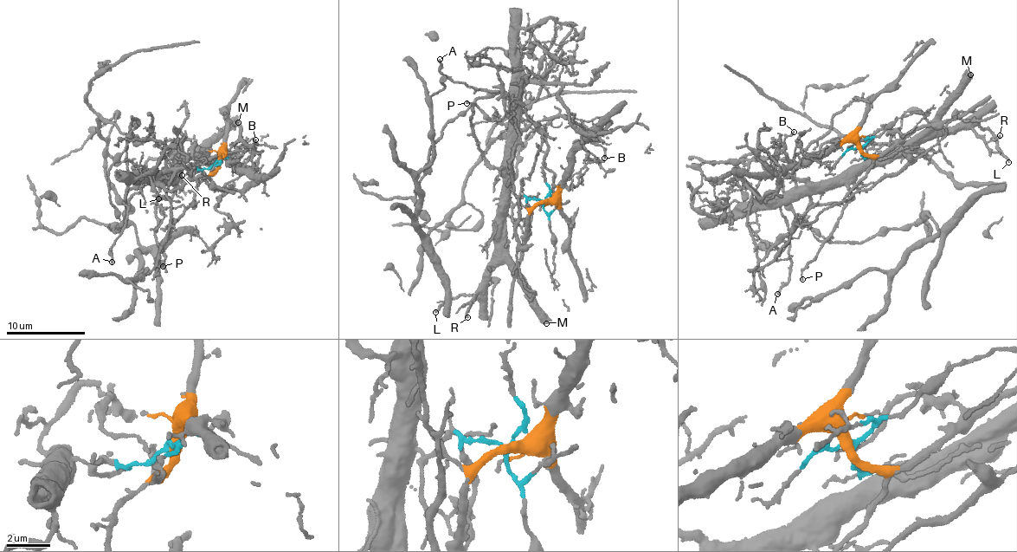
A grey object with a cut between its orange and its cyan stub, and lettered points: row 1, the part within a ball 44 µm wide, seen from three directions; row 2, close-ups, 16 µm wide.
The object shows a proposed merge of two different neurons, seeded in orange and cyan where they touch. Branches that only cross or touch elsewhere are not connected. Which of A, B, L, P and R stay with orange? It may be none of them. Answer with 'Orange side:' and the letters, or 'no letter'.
Orange side: B

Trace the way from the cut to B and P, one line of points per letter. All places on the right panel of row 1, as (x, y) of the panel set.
B: (859, 147), (843, 140), (814, 159), (797, 165), (782, 147), (784, 139), (794, 132)
P: (859, 147), (865, 157), (876, 157), (849, 188), (849, 201), (816, 259), (801, 271), (803, 279)

